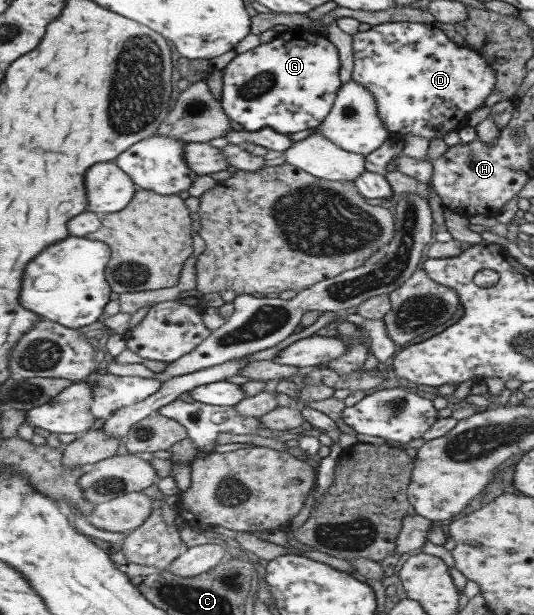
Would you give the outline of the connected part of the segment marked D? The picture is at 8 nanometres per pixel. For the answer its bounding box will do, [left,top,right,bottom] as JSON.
[350,22,494,144]

